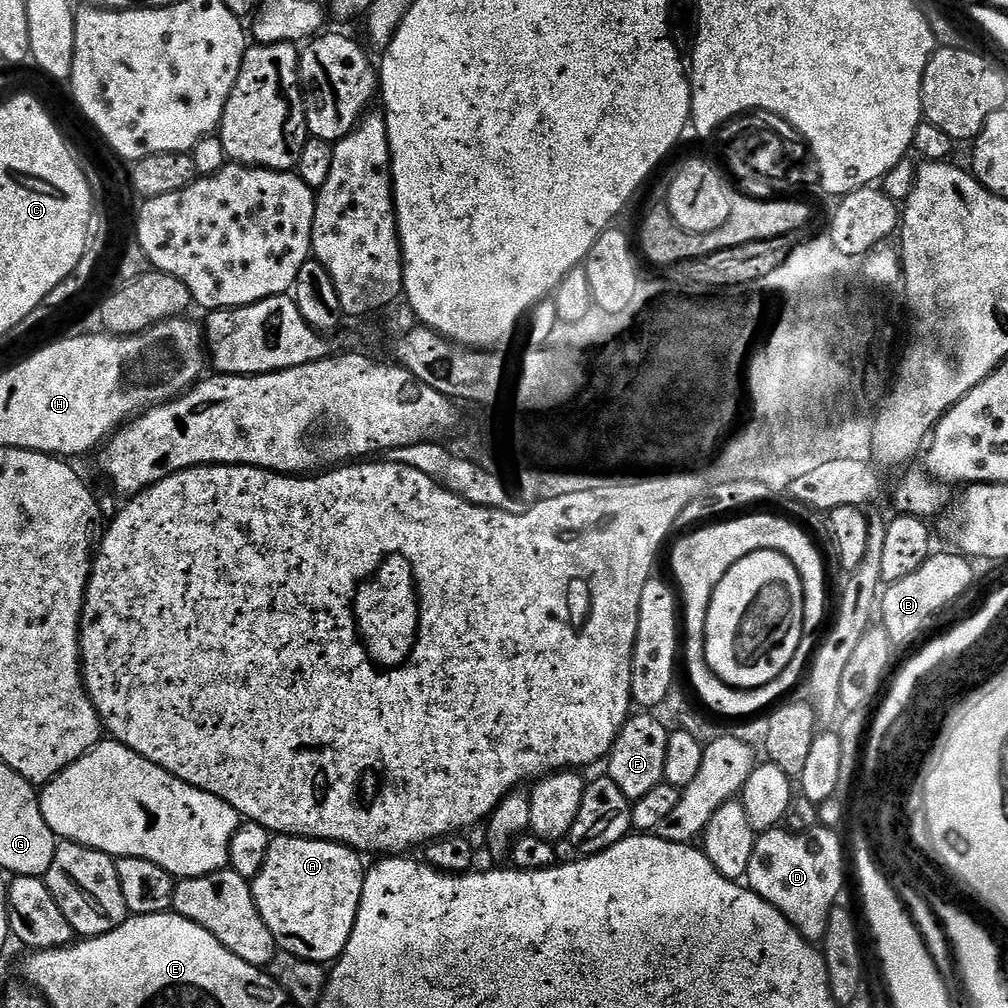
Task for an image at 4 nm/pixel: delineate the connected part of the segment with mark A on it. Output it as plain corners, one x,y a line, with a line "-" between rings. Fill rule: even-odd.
273,835
270,842
270,850
266,850
266,862
255,880
251,881
251,886
252,897
258,906
258,914
262,914
262,922
266,922
270,934
274,934
279,951
289,952
298,958
306,958
310,962
318,962
325,966
331,965
340,959
341,954
346,950
346,942
350,942
350,934
354,930
354,922
356,921
358,906
362,898
362,886
364,885
364,874
366,871
364,860
365,857
361,853
357,852
355,848
348,847
347,844
330,842
329,840
315,840
314,838
306,838
305,836

